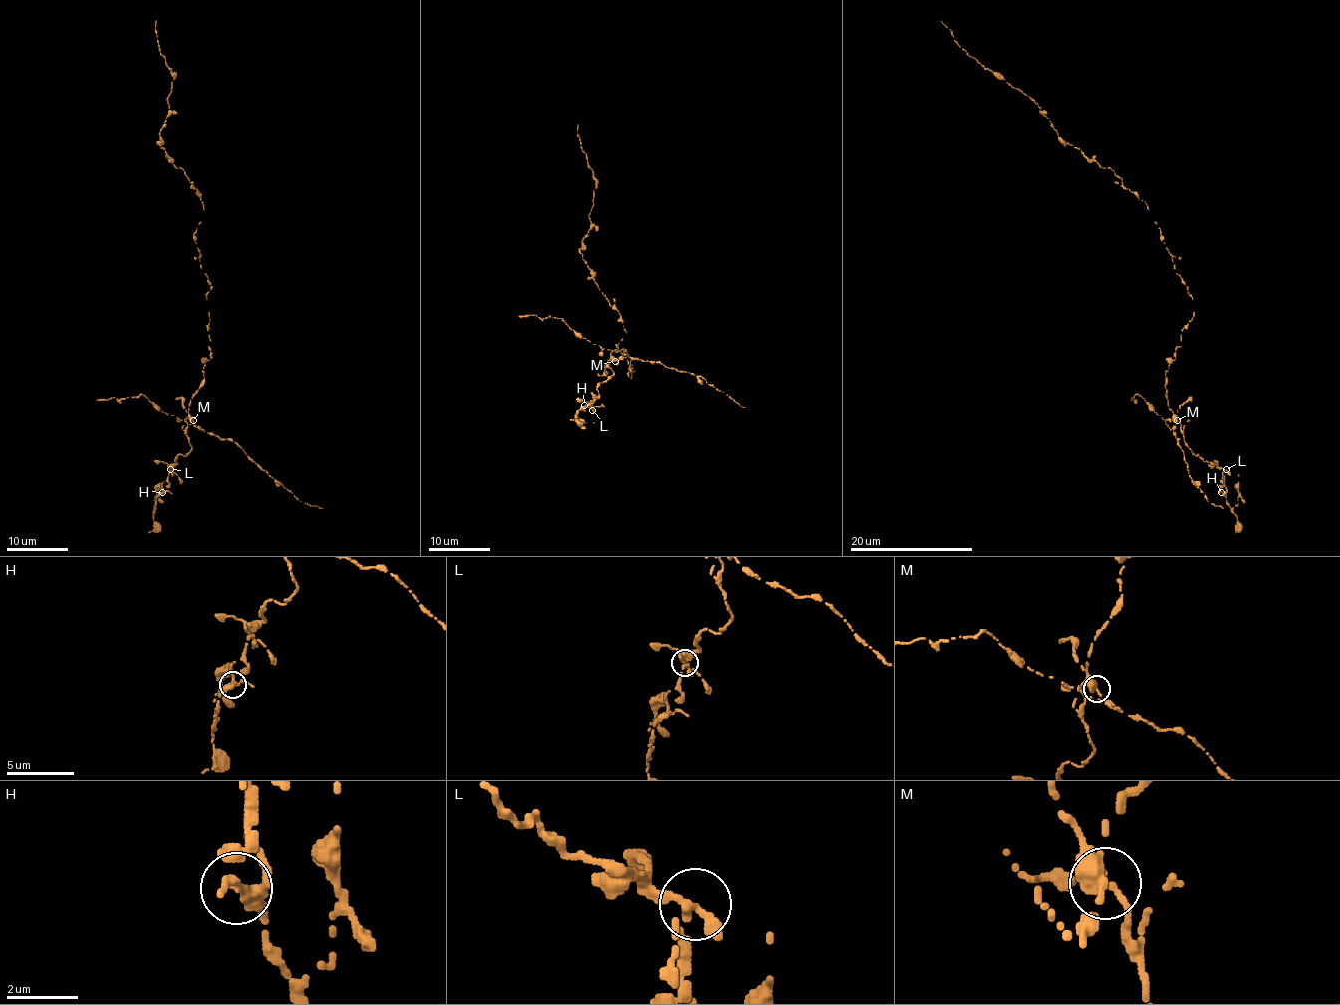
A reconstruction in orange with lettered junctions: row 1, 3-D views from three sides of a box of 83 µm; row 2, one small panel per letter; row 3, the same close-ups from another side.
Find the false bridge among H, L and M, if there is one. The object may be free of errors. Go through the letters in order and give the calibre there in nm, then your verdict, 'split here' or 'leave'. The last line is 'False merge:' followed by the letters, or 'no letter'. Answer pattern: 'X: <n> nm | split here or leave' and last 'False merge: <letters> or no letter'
H: 260 nm | leave
L: 260 nm | leave
M: 280 nm | split here
False merge: M

